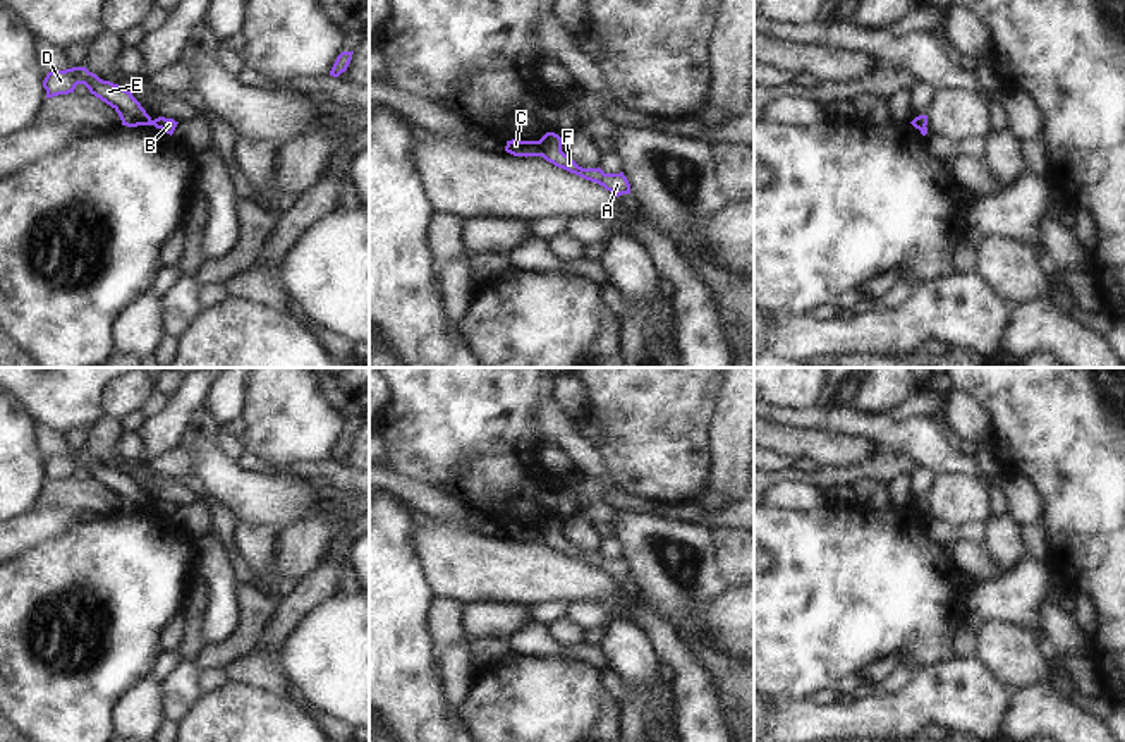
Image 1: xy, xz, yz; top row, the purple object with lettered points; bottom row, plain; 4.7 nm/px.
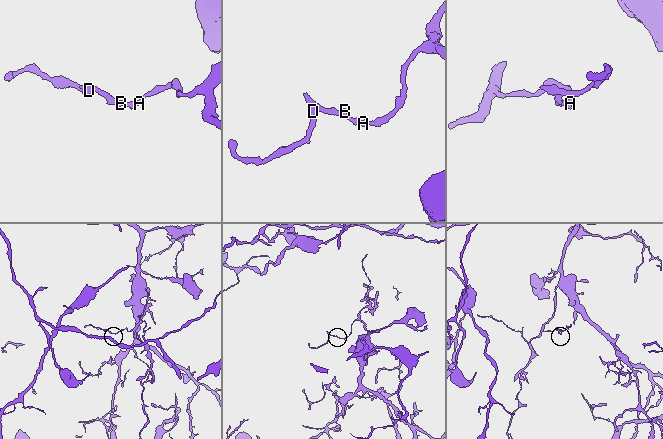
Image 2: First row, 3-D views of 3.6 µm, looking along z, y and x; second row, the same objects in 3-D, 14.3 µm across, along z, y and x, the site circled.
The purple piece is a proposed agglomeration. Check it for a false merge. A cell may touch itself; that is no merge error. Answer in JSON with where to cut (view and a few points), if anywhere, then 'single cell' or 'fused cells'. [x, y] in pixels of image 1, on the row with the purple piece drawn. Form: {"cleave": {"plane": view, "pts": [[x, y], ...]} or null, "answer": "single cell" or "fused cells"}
{"cleave": {"plane": "xz", "pts": [[538, 141], [540, 155]]}, "answer": "fused cells"}

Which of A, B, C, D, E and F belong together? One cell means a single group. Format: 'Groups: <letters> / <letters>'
Groups: A B F / C D E

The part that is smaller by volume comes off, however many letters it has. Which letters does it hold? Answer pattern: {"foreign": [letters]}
{"foreign": ["C", "D", "E"]}

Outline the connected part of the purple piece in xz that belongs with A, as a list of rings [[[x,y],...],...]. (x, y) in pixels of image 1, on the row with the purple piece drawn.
[[[546,132],[539,139],[539,156],[546,161],[553,163],[558,168],[563,168],[570,173],[575,173],[586,180],[596,182],[610,191],[613,196],[630,194],[630,184],[623,172],[620,173],[605,173],[599,167],[598,168],[582,168],[579,167],[569,155],[562,151],[562,137],[555,132]]]

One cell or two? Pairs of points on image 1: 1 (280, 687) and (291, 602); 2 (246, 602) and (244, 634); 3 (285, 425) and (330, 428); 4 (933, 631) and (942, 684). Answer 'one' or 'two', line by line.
1: one
2: one
3: one
4: two

